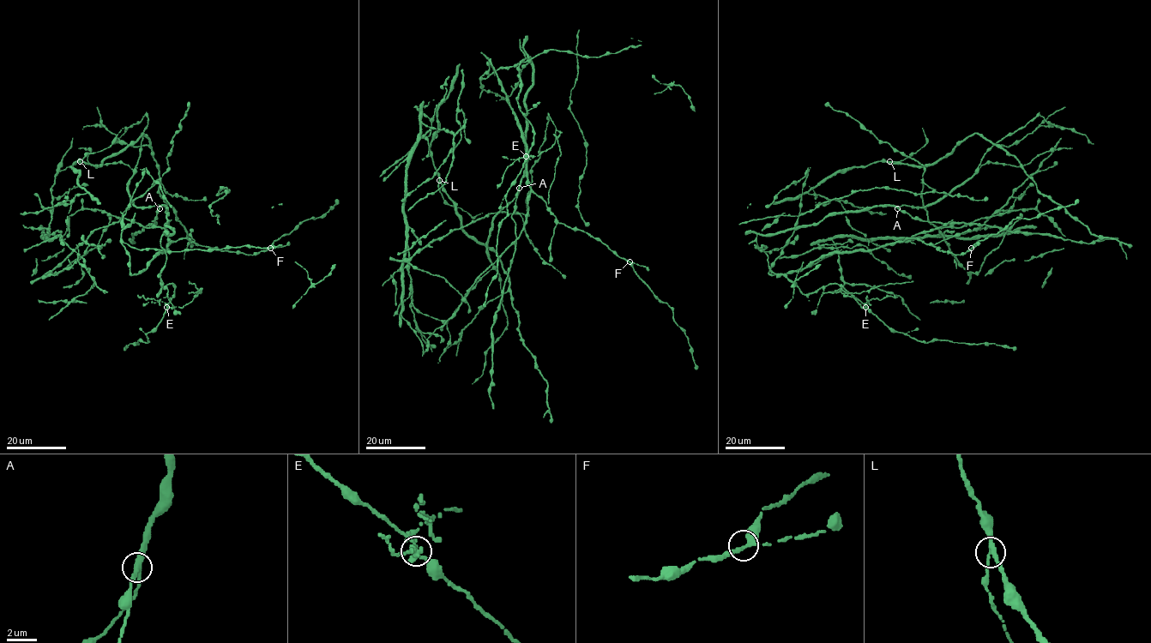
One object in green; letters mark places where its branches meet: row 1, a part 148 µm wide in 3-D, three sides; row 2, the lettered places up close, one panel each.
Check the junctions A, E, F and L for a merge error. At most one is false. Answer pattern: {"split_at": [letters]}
{"split_at": ["E"]}

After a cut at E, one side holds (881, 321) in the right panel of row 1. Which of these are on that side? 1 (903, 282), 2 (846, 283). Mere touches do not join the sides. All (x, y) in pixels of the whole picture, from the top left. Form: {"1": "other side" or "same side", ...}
{"1": "other side", "2": "same side"}

